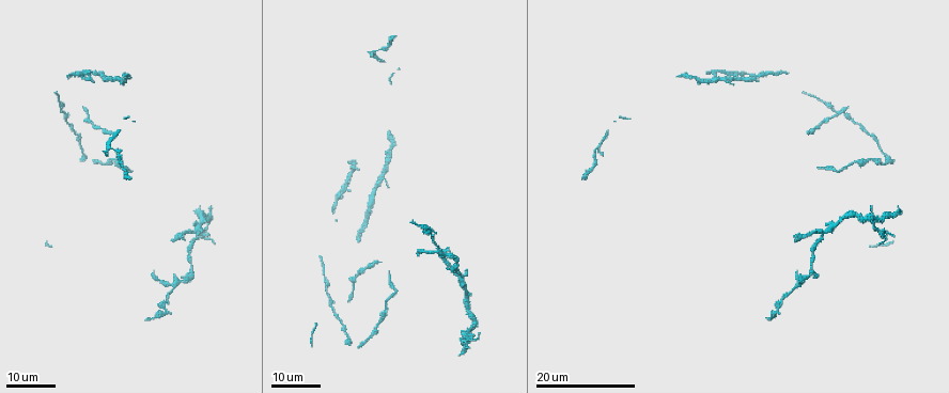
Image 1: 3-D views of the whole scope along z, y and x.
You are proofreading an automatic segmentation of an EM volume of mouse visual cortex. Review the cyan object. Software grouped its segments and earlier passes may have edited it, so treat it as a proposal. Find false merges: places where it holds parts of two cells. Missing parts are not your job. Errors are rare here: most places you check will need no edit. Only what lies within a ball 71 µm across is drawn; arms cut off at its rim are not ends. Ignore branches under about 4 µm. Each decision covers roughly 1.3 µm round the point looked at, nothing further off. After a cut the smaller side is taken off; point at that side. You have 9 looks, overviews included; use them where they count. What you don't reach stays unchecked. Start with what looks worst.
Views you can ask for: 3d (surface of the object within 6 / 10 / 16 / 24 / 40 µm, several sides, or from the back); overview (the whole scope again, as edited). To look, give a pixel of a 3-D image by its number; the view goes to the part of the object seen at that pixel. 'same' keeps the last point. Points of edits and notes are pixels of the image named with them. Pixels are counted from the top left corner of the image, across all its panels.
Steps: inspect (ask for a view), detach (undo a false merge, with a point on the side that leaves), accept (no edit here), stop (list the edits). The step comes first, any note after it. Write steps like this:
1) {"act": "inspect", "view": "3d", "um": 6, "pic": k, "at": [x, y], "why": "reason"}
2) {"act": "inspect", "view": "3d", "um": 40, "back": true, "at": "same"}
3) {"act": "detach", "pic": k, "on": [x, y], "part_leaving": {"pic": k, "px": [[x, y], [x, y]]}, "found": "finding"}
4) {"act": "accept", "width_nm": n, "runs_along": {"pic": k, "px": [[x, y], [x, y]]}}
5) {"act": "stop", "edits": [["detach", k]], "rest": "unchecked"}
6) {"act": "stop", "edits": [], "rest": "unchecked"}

{"act": "inspect", "view": "3d", "um": 16, "pic": 1, "at": [438, 247], "why": "branch point"}

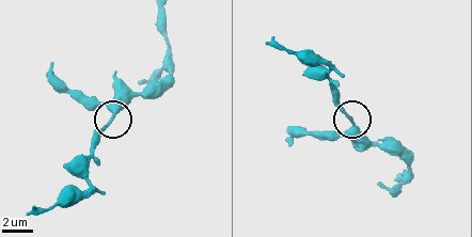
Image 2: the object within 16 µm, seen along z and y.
{"act": "inspect", "view": "3d", "um": 10, "pic": 2, "at": [353, 126]}

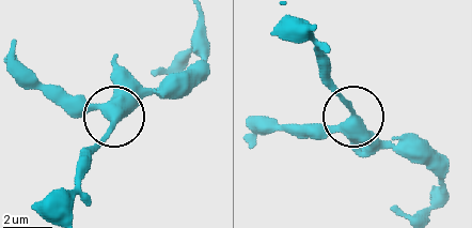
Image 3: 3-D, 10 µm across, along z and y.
{"act": "accept", "arms": 3, "found": "all the same cell"}

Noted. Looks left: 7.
{"act": "inspect", "view": "3d", "um": 24, "pic": 1, "at": [775, 310], "why": "side arm on a straight run"}

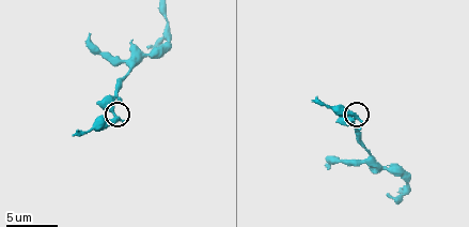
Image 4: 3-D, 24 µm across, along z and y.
{"act": "inspect", "view": "3d", "um": 6, "pic": 4, "at": [114, 113]}

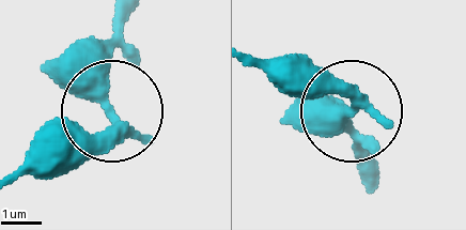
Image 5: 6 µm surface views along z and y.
{"act": "accept", "found": "one cell here"}

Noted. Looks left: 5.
{"act": "inspect", "view": "3d", "um": 24, "pic": 1, "at": [196, 234], "why": "four-way junction"}

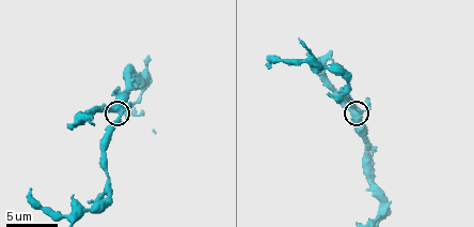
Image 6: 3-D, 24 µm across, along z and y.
{"act": "inspect", "view": "3d", "um": 6, "pic": 6, "at": [117, 110]}

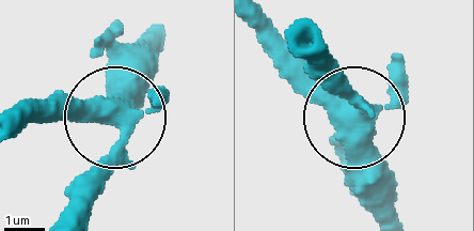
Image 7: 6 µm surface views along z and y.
{"act": "accept", "side_arm_um": 28, "found": "continuous, no second cell"}

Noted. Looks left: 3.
{"act": "inspect", "view": "3d", "um": 10, "pic": 6, "at": [143, 89]}

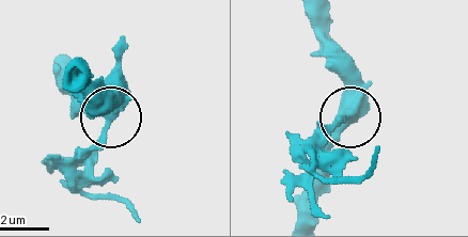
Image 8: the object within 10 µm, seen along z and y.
{"act": "detach", "pic": 8, "on": [87, 155], "found": "a second cell is stuck on"}

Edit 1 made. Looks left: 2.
{"act": "stop", "edits": [["detach", 8]], "rest": "unchecked"}

